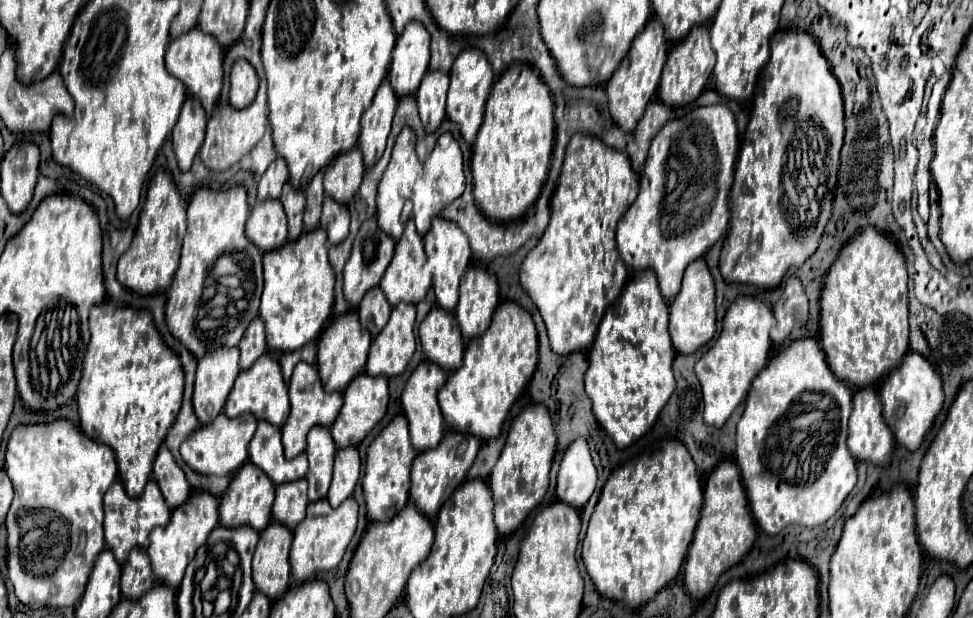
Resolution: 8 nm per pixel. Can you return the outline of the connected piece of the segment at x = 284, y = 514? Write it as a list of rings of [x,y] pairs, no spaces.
[[[307,479],[277,485],[273,519],[285,523],[289,529],[295,529],[295,523],[299,523],[305,517],[307,503]]]

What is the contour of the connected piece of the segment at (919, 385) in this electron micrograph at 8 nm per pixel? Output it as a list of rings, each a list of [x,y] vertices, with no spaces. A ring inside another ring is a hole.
[[[909,351],[903,363],[885,377],[885,383],[881,383],[879,387],[879,395],[883,403],[883,417],[889,429],[893,431],[895,441],[907,447],[909,451],[915,451],[921,445],[925,433],[933,425],[933,419],[943,405],[941,377],[923,355]]]

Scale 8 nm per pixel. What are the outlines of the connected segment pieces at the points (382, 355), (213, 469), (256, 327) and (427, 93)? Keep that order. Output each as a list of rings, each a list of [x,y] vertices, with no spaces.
[[[395,305],[383,331],[371,343],[369,375],[401,375],[415,353],[415,305]]]
[[[219,413],[215,421],[195,429],[195,433],[191,433],[187,441],[183,441],[181,457],[197,473],[229,475],[247,461],[247,445],[253,439],[255,429],[257,429],[257,419],[251,413],[245,413],[235,419],[229,419],[225,413]]]
[[[255,317],[255,321],[251,321],[251,325],[247,327],[247,333],[243,335],[243,341],[239,341],[237,347],[241,351],[241,361],[239,361],[241,369],[249,369],[255,363],[255,359],[267,351],[261,317]]]
[[[427,71],[421,87],[415,95],[419,105],[419,117],[427,133],[433,133],[445,119],[445,99],[447,99],[449,75],[443,71]]]

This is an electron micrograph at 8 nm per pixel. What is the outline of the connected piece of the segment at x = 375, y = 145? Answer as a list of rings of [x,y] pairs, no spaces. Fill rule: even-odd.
[[[383,79],[371,101],[371,107],[363,113],[361,119],[359,147],[363,151],[363,161],[367,167],[371,167],[385,151],[395,107],[397,107],[397,95],[391,89],[391,83]]]

